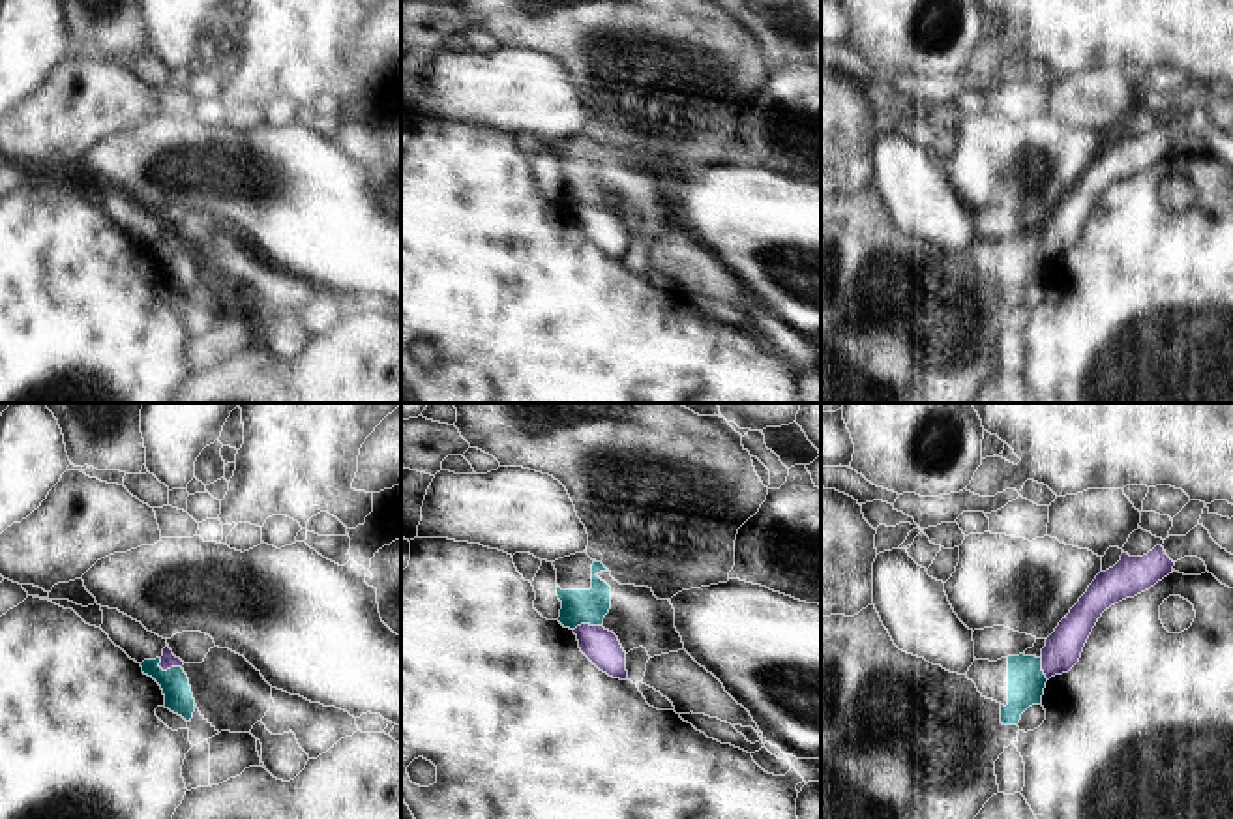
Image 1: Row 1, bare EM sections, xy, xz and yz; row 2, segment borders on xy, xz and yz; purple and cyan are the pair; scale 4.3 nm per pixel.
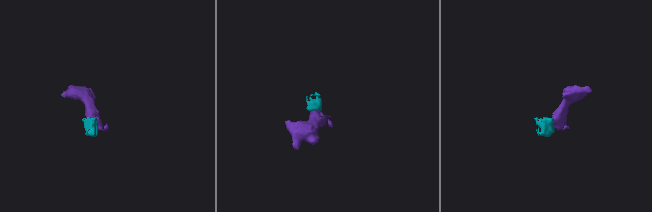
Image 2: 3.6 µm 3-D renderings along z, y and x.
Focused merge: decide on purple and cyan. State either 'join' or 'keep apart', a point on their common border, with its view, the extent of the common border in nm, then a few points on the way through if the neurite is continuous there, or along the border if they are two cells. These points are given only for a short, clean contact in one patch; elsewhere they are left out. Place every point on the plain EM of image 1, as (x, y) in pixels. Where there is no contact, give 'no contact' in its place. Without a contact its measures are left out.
keep apart; contact xy (169, 248); length 110 nm; border xy (158, 244), (163, 250), (180, 248)

